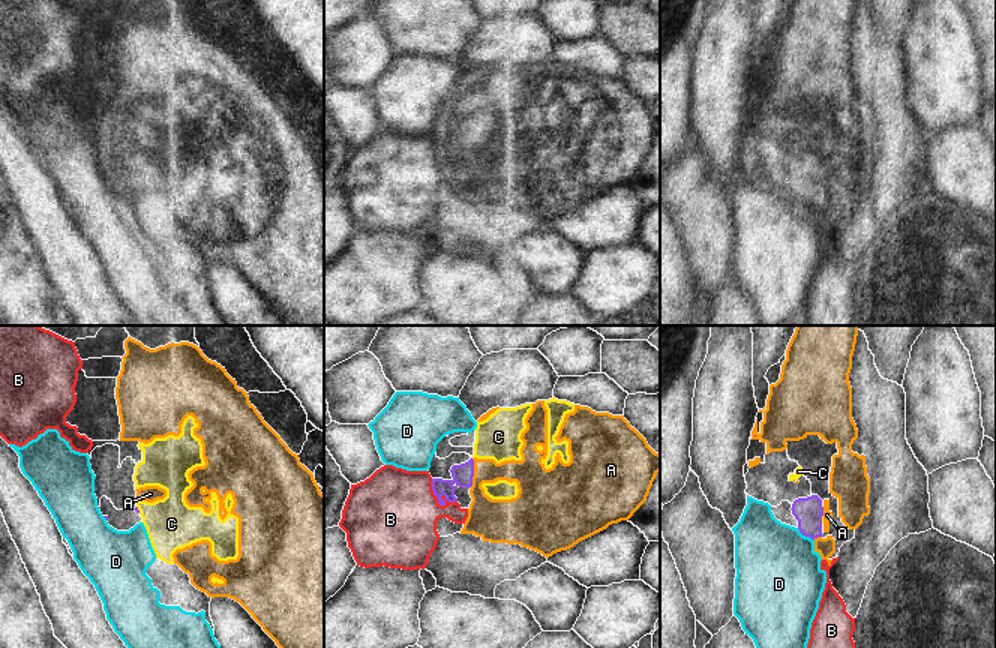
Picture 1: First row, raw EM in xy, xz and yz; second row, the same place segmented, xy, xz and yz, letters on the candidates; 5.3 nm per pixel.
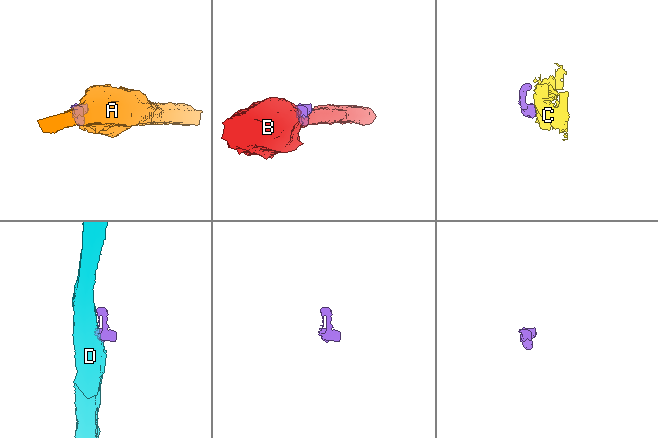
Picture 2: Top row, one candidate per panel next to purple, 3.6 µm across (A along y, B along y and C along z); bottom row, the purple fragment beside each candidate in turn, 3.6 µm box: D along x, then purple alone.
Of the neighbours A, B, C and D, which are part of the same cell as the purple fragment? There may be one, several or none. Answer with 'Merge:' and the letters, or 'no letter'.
Merge: B.

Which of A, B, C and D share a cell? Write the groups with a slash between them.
A C / B / D

